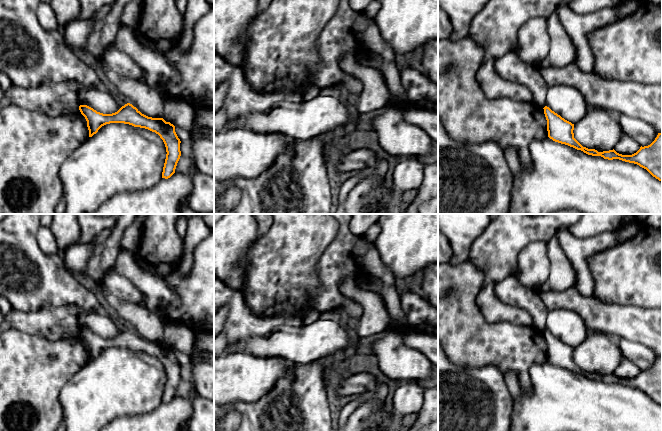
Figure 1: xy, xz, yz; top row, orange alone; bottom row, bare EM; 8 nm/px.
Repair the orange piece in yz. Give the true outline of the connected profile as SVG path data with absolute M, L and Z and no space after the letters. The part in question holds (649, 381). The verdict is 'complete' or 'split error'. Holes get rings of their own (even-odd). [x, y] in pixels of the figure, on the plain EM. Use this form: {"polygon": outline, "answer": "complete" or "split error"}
{"polygon": "M547 330L543 333L547 344L548 361L553 365L581 374L588 379L601 380L608 384L619 383L637 388L662 406L662 357L658 357L650 369L641 370L640 373L632 379L622 379L617 377L614 373L598 376L595 373L583 371L574 362L574 348L565 344Z", "answer": "complete"}

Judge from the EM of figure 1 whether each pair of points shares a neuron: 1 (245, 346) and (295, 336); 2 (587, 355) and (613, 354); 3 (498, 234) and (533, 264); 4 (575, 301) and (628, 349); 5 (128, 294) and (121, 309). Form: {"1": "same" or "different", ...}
{"1": "same", "2": "same", "3": "different", "4": "different", "5": "different"}

